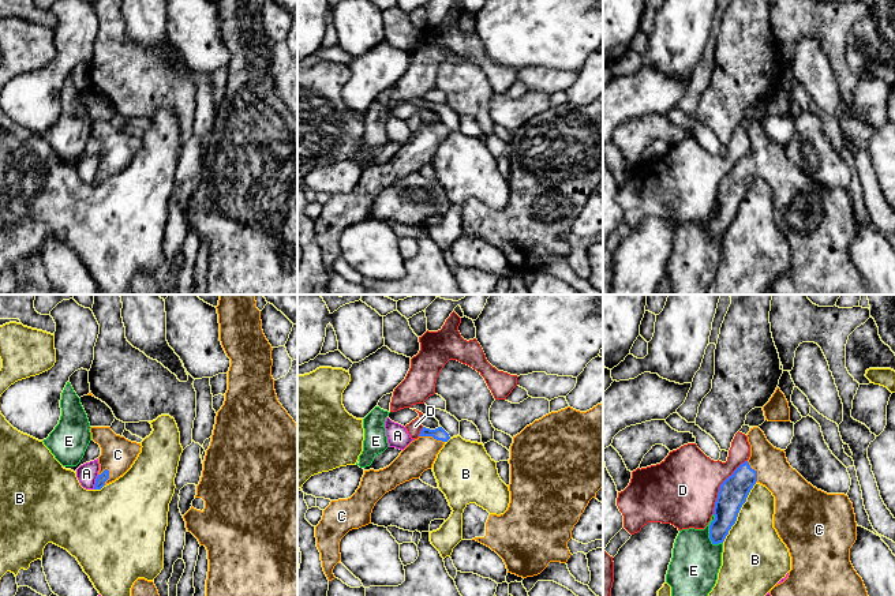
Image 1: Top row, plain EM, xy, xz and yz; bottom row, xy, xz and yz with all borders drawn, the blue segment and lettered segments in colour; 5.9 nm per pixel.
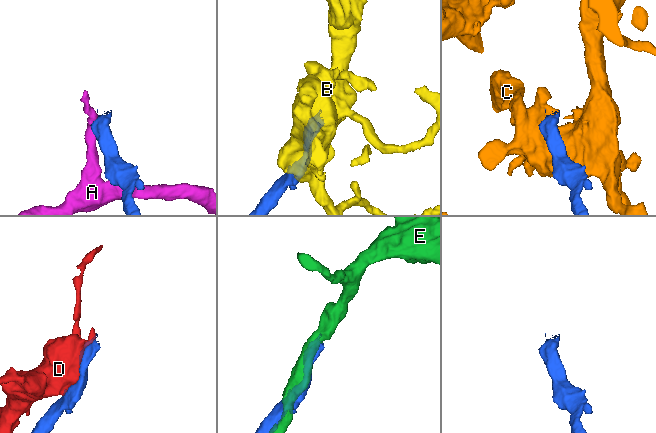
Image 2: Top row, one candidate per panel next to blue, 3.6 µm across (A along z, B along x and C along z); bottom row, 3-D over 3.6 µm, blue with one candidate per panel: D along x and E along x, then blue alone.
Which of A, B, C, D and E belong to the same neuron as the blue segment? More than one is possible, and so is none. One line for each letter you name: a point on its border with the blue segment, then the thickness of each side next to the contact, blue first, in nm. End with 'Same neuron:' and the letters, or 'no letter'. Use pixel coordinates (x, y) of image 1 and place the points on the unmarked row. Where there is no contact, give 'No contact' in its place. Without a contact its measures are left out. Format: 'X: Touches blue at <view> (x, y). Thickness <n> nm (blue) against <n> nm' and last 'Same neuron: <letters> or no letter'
C: Touches blue at xz (431, 130). Thickness 80 nm (blue) against 190 nm
Same neuron: C

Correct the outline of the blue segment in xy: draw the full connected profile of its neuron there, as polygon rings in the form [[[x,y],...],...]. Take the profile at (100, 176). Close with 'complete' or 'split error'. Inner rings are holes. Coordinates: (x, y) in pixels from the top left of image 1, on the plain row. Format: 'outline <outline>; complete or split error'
outline [[[91,121],[90,127],[91,134],[101,142],[100,165],[94,179],[94,184],[101,184],[131,162],[142,140],[116,130],[111,121]]]; split error

